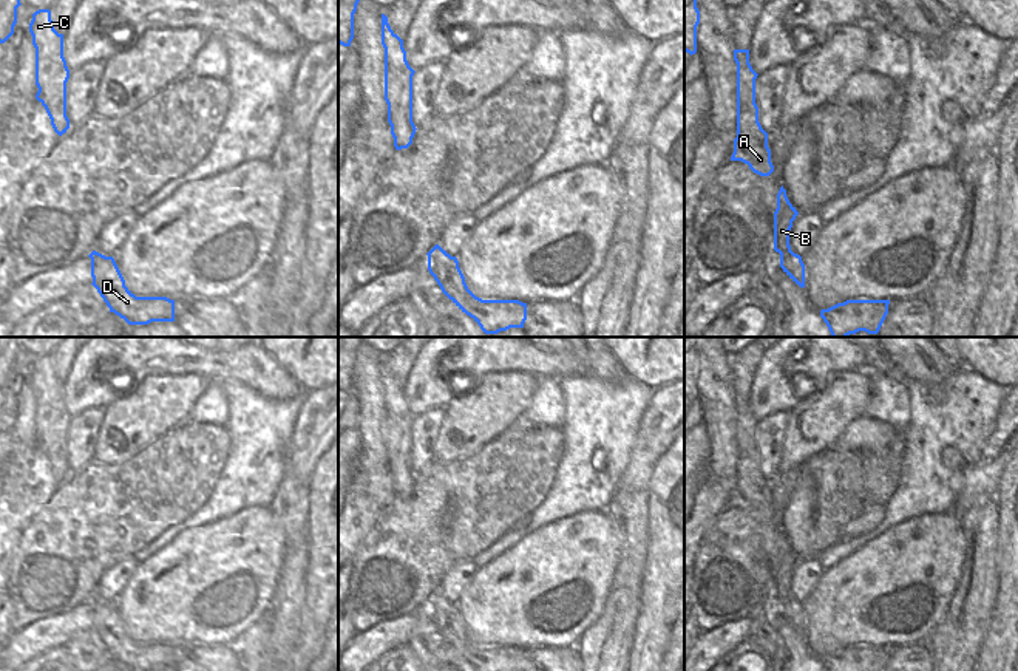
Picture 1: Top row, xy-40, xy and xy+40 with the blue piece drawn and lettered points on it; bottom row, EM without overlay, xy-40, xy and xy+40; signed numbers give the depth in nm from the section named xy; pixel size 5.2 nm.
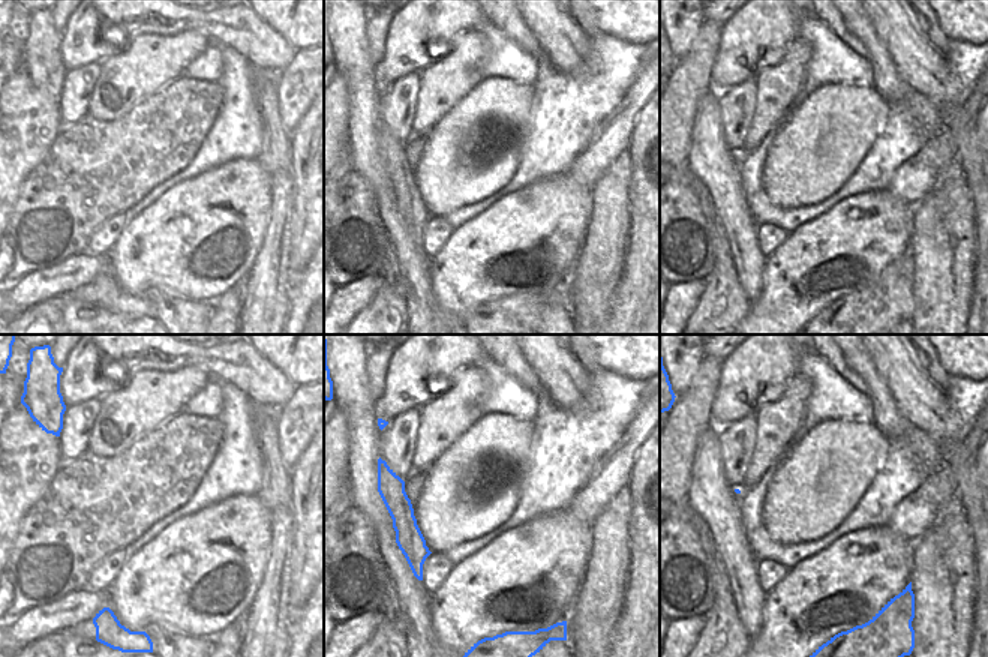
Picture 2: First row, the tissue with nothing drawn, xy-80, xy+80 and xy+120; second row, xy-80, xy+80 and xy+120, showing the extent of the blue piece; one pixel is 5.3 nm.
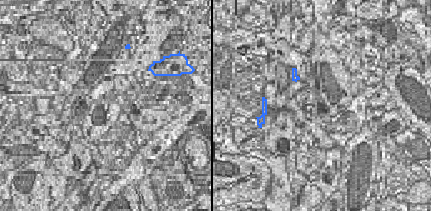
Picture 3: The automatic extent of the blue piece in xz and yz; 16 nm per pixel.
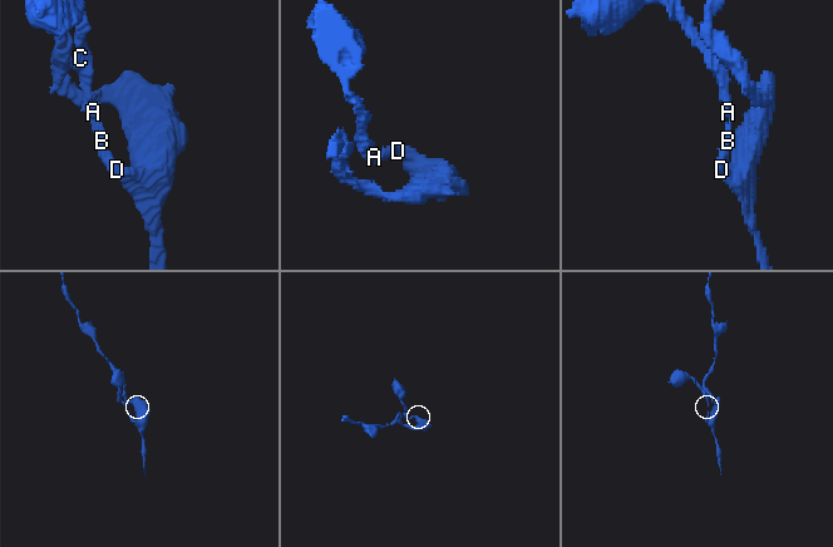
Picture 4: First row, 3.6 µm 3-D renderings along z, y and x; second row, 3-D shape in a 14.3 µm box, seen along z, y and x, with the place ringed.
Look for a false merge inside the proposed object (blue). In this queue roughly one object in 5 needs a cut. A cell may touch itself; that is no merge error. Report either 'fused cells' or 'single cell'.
single cell

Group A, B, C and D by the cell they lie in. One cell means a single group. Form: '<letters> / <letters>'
A B C D

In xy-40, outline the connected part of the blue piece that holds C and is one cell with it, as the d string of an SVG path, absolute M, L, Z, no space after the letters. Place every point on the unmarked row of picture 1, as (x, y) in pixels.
M39 356L29 370L36 394L36 445L45 453L54 478L62 482L70 475L66 462L66 428L70 416L63 404L63 380L54 376L49 356Z

